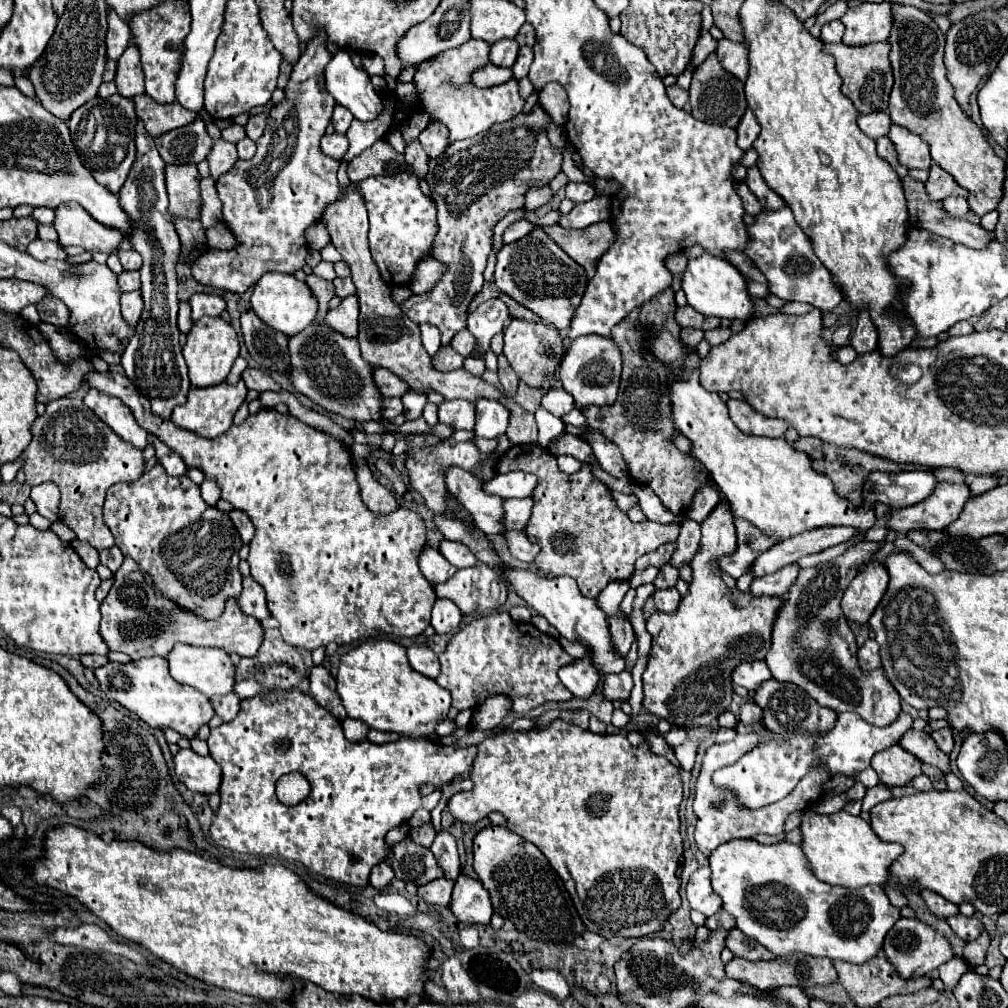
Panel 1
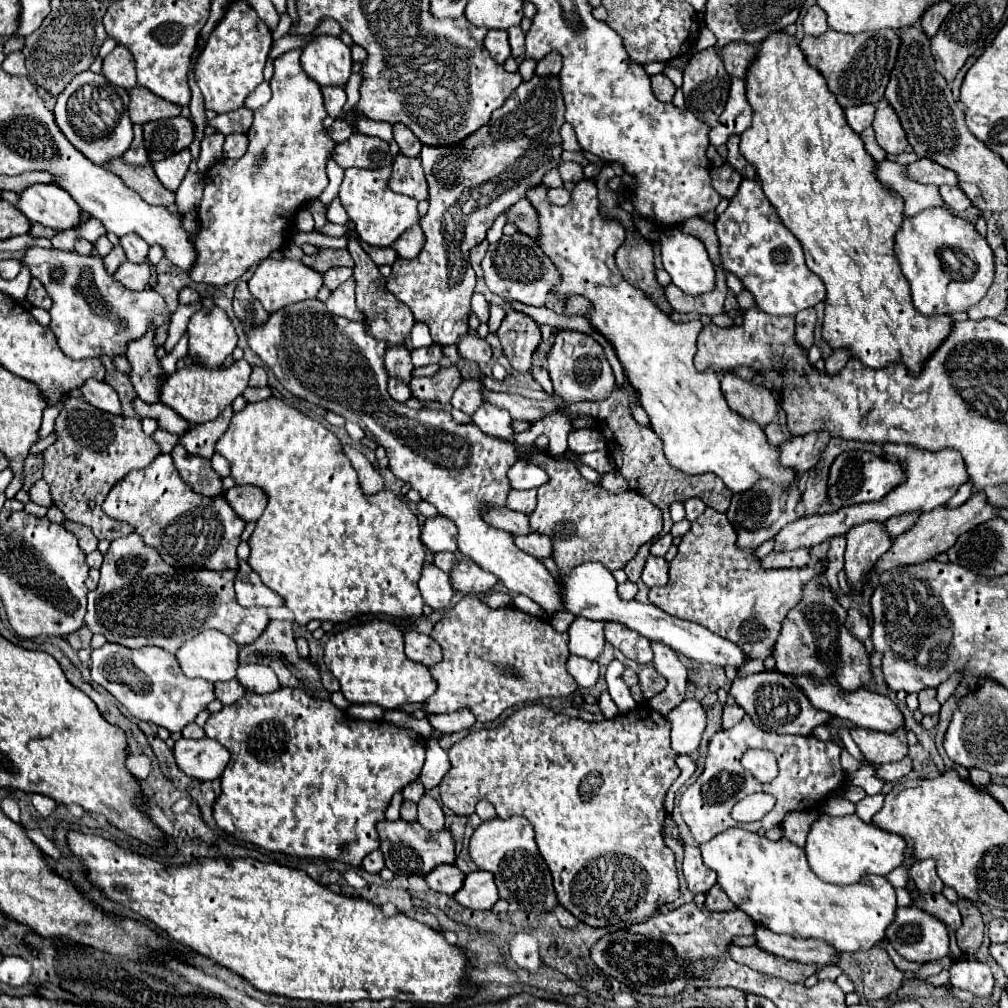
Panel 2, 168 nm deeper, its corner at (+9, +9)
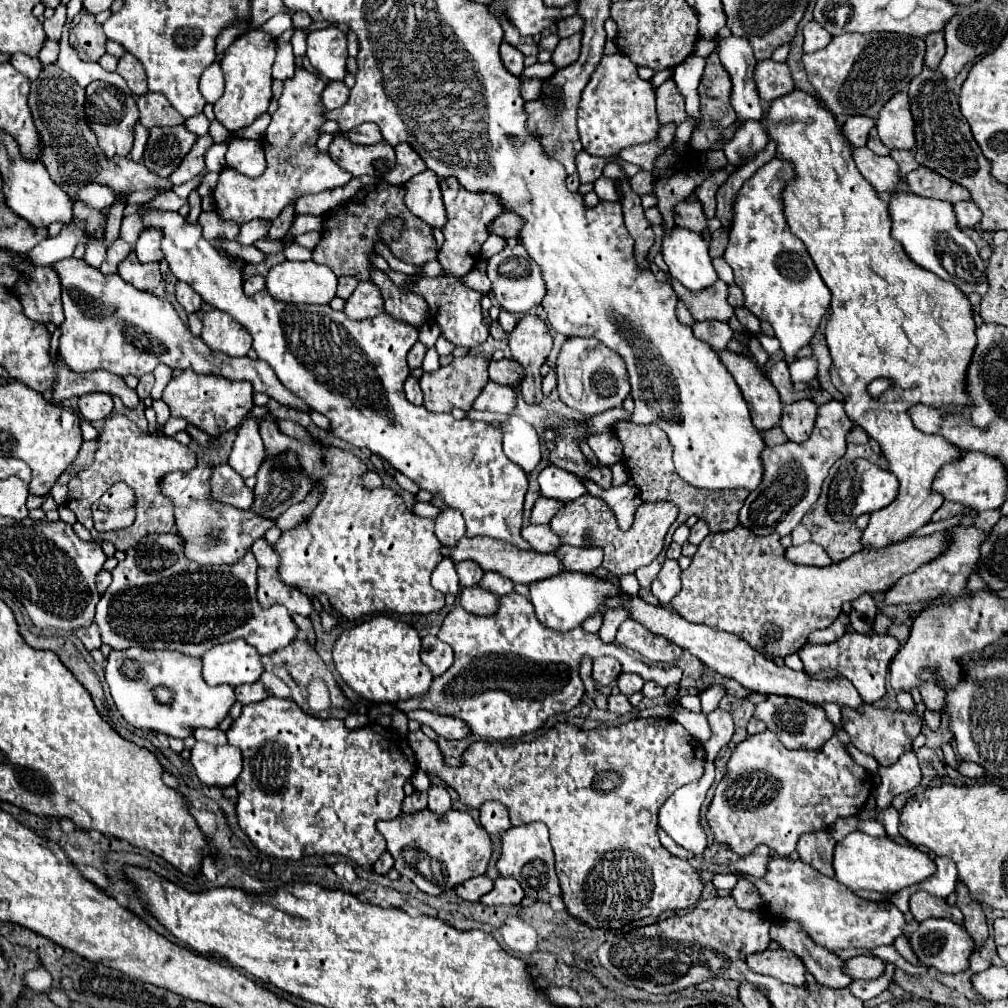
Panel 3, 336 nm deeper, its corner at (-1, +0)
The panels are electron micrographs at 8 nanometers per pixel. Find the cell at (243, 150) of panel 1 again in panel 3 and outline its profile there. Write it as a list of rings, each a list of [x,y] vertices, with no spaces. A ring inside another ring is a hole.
[[[233,138],[227,146],[227,166],[251,178],[261,176],[265,170],[265,154],[261,142]]]

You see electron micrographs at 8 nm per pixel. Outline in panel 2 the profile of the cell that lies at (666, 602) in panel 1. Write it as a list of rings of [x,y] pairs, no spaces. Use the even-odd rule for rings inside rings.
[[[647,557],[647,563],[641,573],[641,581],[647,587],[663,587],[669,579],[669,563],[665,557]]]

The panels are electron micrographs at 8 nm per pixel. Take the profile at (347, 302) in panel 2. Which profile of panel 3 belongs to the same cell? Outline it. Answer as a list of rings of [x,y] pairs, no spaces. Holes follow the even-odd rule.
[[[359,282],[355,292],[347,298],[343,312],[351,320],[375,318],[383,312],[383,298],[379,288],[373,282]]]

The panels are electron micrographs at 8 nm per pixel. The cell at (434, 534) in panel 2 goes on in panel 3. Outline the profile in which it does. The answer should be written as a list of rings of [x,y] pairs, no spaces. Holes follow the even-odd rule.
[[[443,510],[437,518],[435,518],[435,536],[439,538],[439,542],[443,546],[455,546],[455,542],[459,542],[465,536],[465,522],[463,516],[457,510]]]

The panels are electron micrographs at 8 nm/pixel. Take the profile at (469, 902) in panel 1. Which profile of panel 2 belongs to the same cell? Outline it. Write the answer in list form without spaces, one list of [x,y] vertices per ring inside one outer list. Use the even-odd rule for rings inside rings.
[[[475,871],[465,877],[463,887],[455,893],[455,899],[469,909],[491,909],[499,901],[499,891],[493,873]]]

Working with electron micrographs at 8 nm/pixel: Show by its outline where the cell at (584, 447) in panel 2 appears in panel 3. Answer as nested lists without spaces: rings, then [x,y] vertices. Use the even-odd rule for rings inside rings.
[[[595,434],[587,438],[587,444],[595,452],[601,466],[613,466],[623,460],[623,446],[615,434]]]

